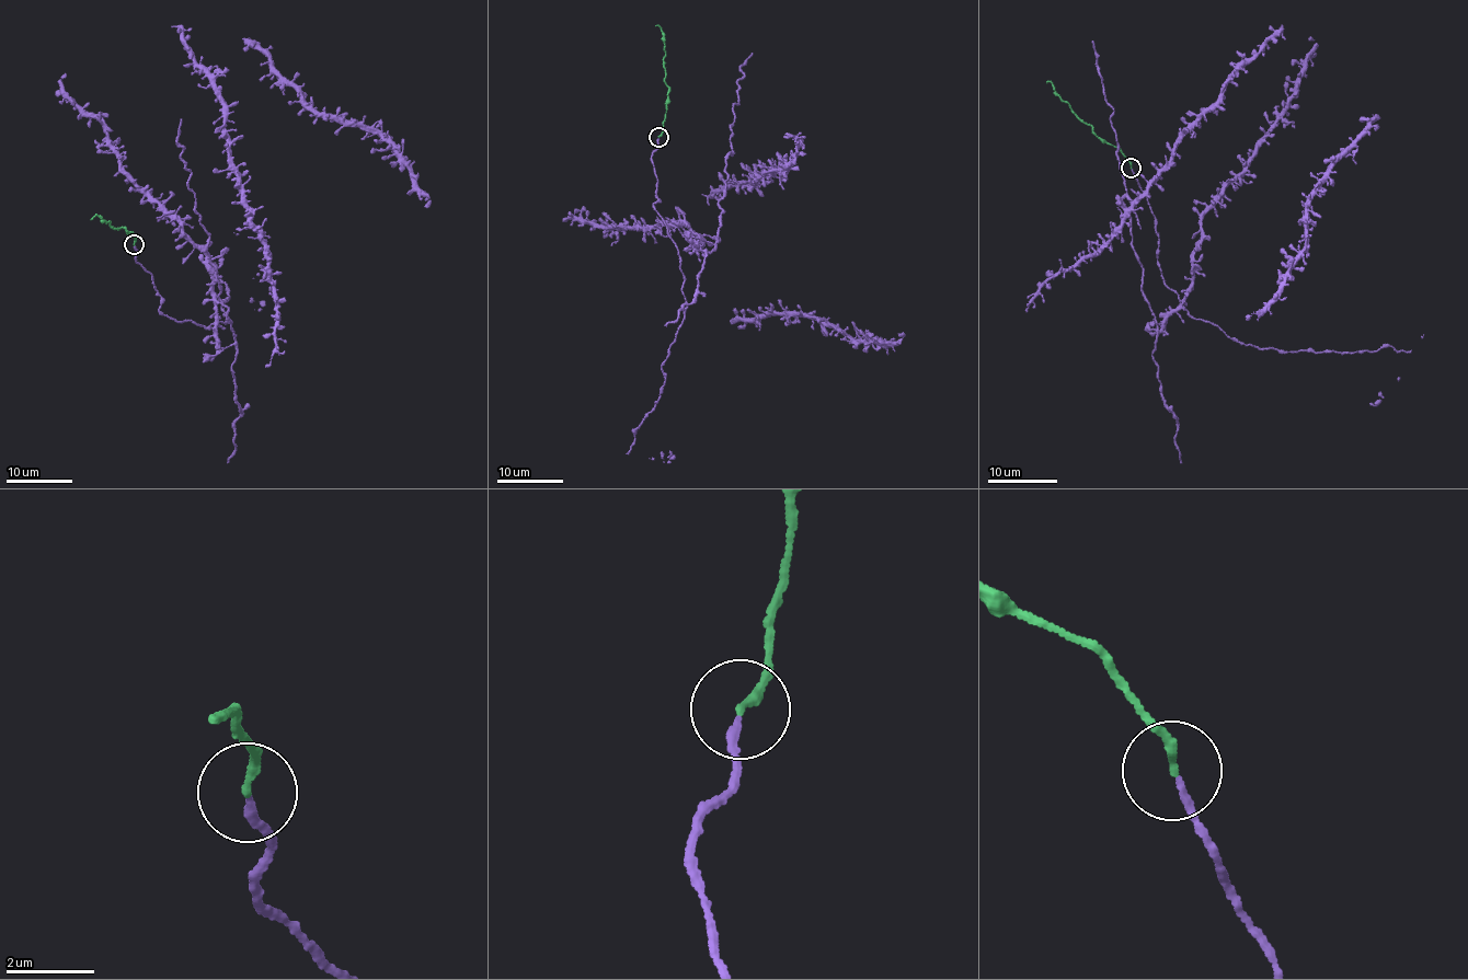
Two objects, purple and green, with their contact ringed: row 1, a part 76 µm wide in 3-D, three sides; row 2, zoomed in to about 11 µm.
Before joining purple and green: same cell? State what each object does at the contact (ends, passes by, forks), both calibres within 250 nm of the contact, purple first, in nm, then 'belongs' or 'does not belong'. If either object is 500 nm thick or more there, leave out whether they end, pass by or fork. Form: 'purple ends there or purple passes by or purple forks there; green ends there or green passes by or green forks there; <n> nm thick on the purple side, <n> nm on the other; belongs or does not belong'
purple ends there; green ends there; 160 nm thick on the purple side, 180 nm on the other; belongs

